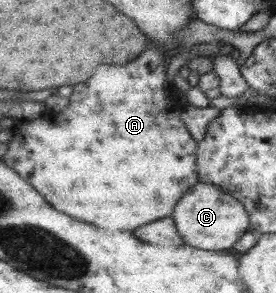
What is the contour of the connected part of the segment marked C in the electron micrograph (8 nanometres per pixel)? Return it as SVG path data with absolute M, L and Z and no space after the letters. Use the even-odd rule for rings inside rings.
M202 181L187 190L181 203L175 206L171 217L174 219L175 227L178 228L179 235L186 240L186 244L203 248L205 251L229 252L250 227L249 213L240 200L235 199L230 192L224 192L222 188Z

